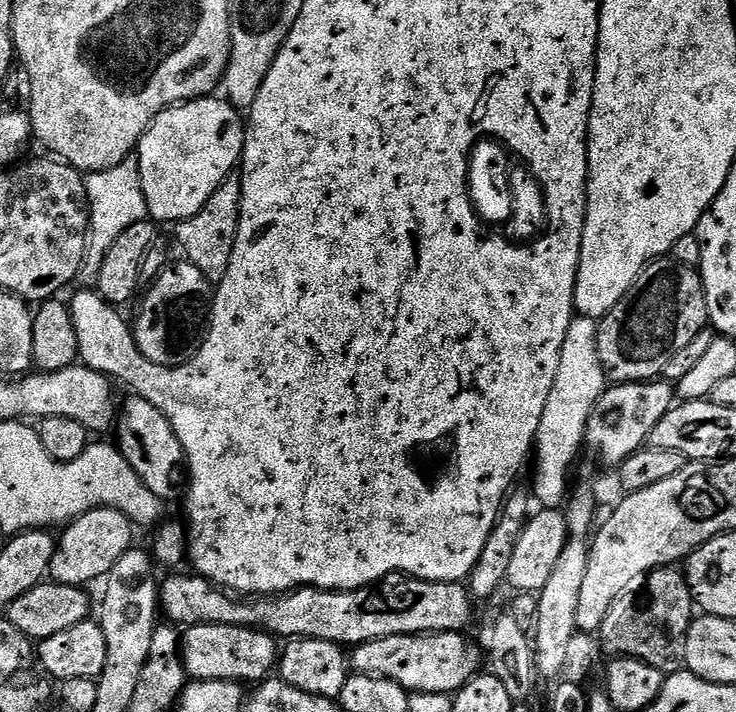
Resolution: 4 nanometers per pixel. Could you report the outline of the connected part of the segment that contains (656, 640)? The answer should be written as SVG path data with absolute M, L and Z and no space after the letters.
M679 567L655 568L643 580L628 591L614 598L614 606L606 613L598 633L598 644L609 657L629 656L654 666L654 670L665 674L681 671L685 667L686 634L694 619L694 601L688 585L688 577Z

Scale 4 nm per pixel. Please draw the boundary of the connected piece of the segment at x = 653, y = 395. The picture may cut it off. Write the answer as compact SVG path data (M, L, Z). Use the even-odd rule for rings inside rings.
M656 378L651 382L613 383L605 387L589 414L586 444L596 451L604 464L618 466L630 454L645 447L648 435L665 414L674 407L674 388L671 383Z

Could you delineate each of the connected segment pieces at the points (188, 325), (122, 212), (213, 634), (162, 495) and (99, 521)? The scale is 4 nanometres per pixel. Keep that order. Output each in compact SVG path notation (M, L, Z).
M183 258L177 260L177 264L176 261L169 262L147 285L148 293L146 288L138 300L140 309L136 312L136 324L134 320L131 325L138 350L151 364L156 364L159 368L176 368L179 364L188 363L196 355L200 343L204 340L204 333L208 330L212 311L213 284L204 277L202 270L198 270L198 266Z
M136 158L124 160L113 168L91 173L84 185L88 195L88 249L84 252L78 284L81 289L92 290L96 286L98 270L102 270L102 258L106 258L106 250L114 246L115 240L126 231L126 226L134 226L134 222L149 219L149 215Z
M199 624L185 629L180 639L180 659L185 675L191 681L235 681L236 683L261 683L278 660L278 644L271 633L263 630Z
M129 395L129 400L122 404L118 412L118 419L114 425L114 443L121 454L130 462L132 469L146 482L160 501L181 499L182 489L186 480L183 475L176 476L176 471L181 471L185 463L184 451L162 410L150 406L150 402L143 400L141 396Z
M92 508L77 520L71 521L56 540L50 576L58 584L88 586L91 580L103 581L108 571L133 547L133 521L122 515L117 508Z

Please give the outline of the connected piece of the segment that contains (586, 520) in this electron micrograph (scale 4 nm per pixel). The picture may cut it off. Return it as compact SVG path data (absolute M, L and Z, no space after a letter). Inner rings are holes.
M580 484L571 489L563 509L565 524L568 527L568 540L565 548L546 581L546 586L538 593L538 614L534 629L535 671L546 679L555 681L559 677L570 640L578 634L576 614L578 612L578 593L582 590L582 581L586 575L586 562L590 537L594 532L596 520L596 492L588 484ZM593 523L593 524L592 524ZM536 635L536 636L535 636Z

